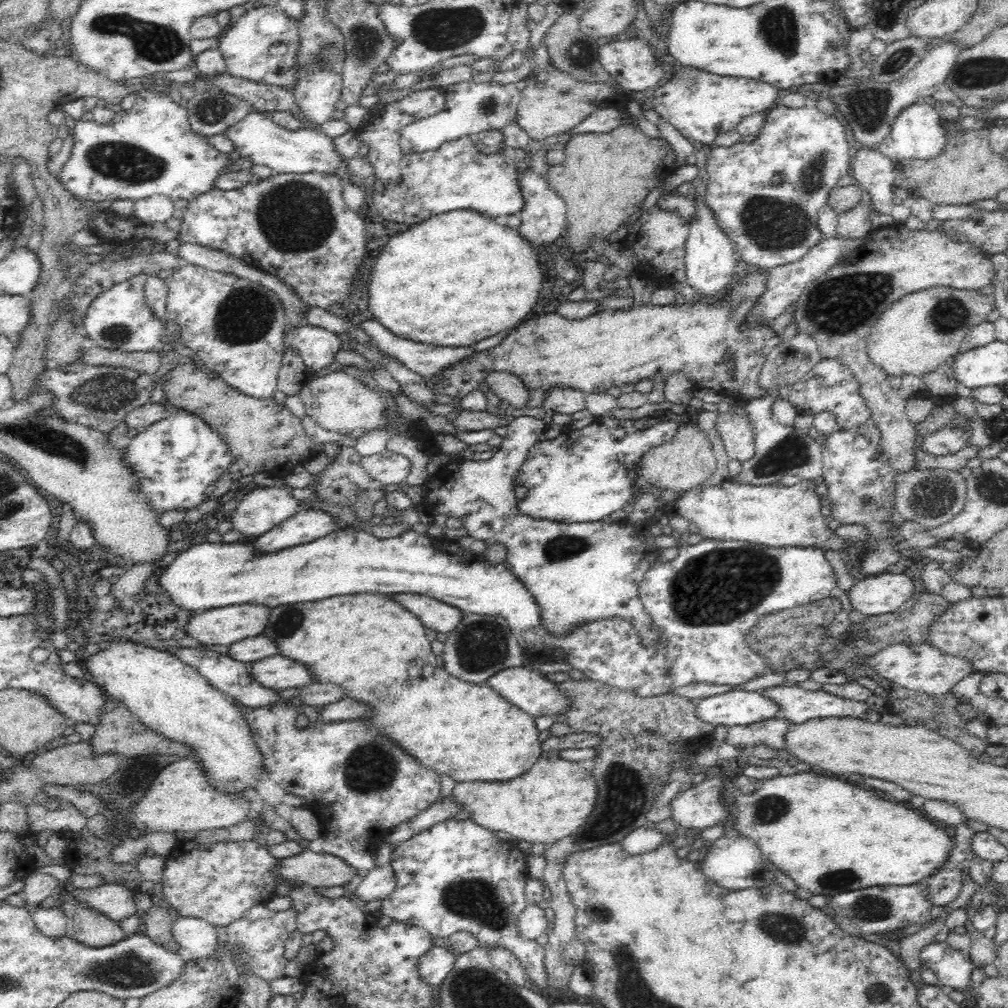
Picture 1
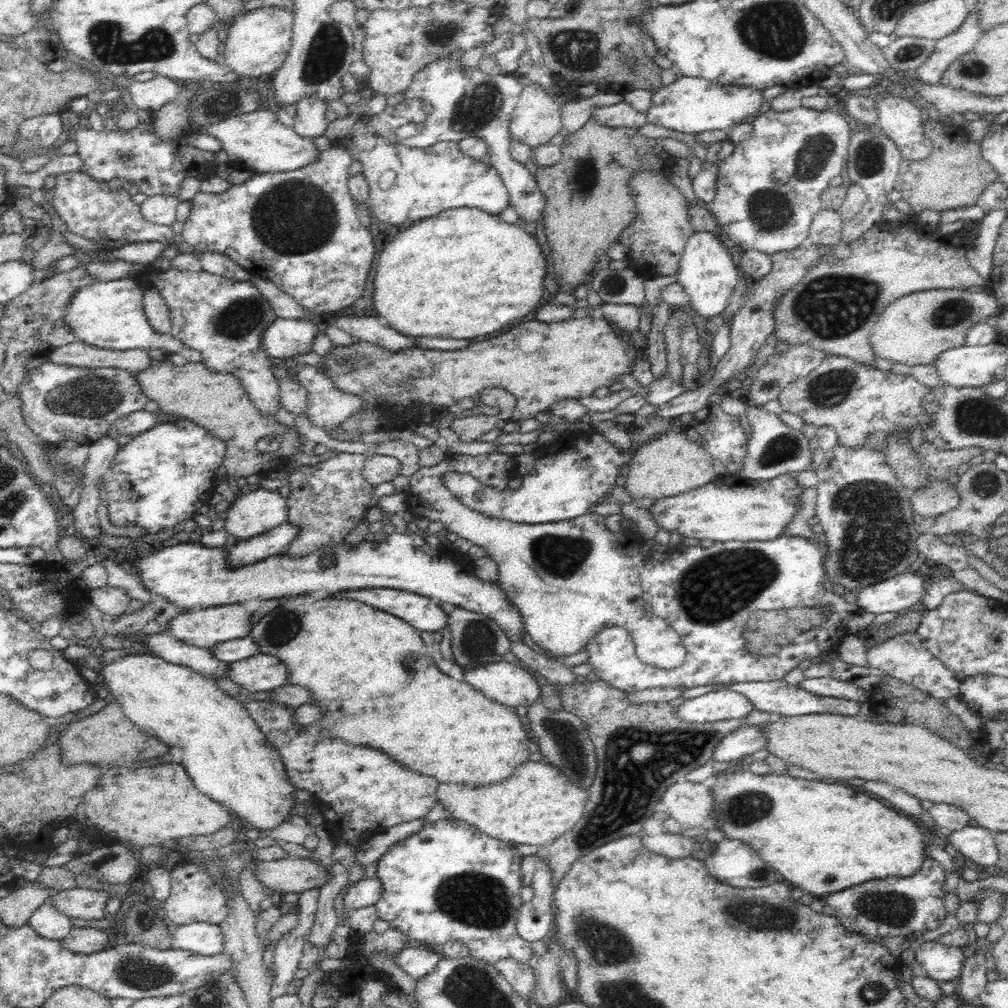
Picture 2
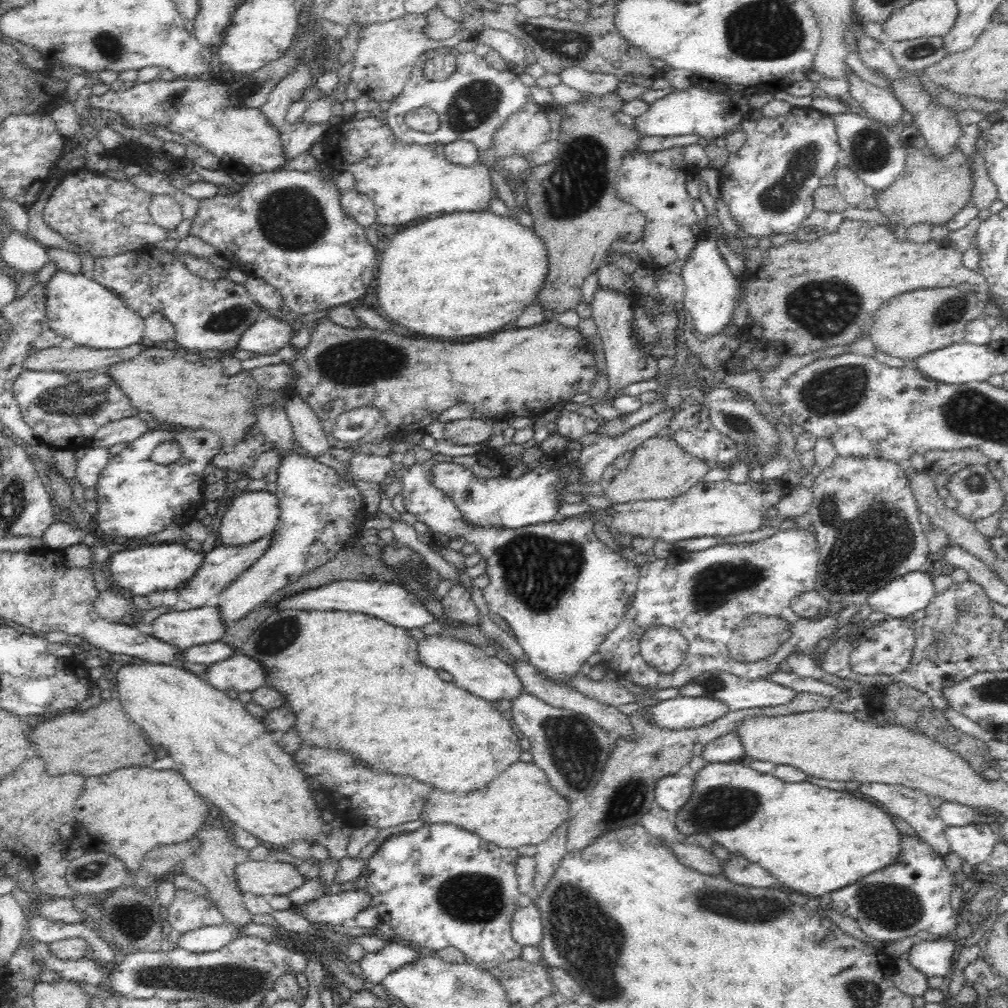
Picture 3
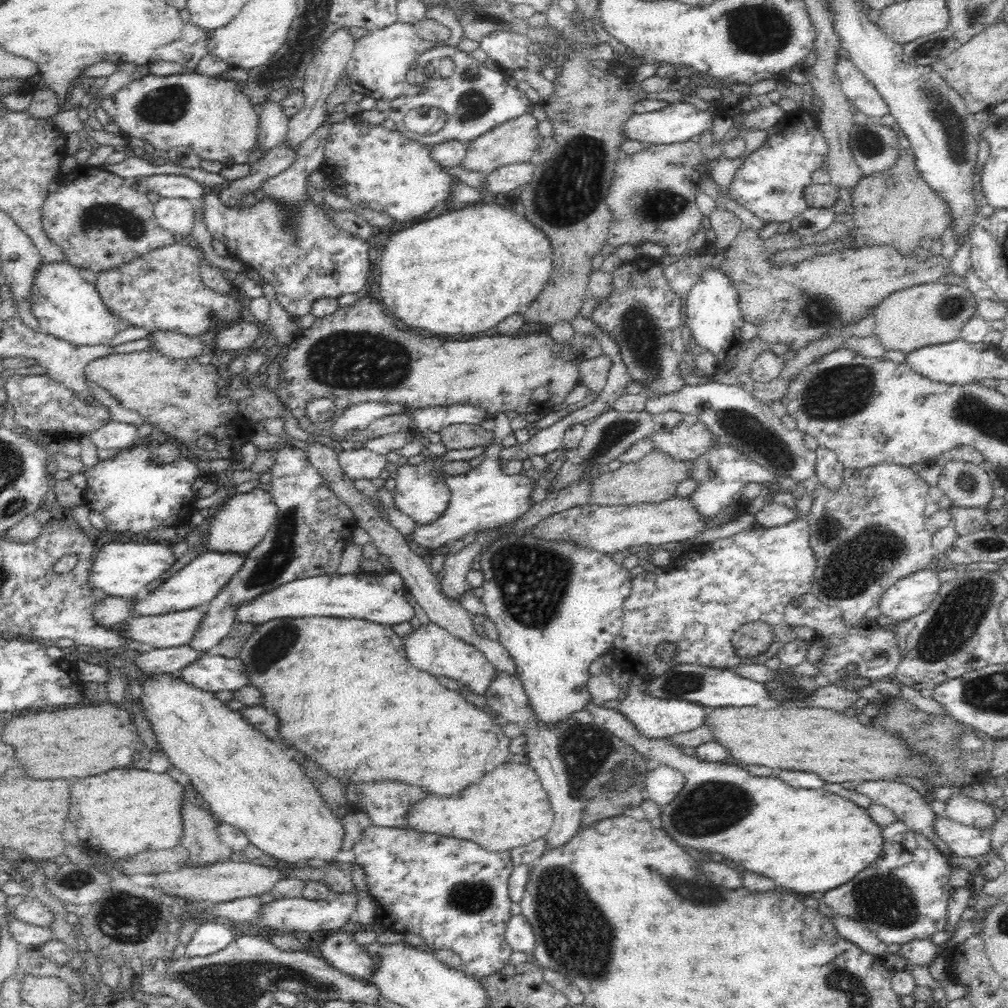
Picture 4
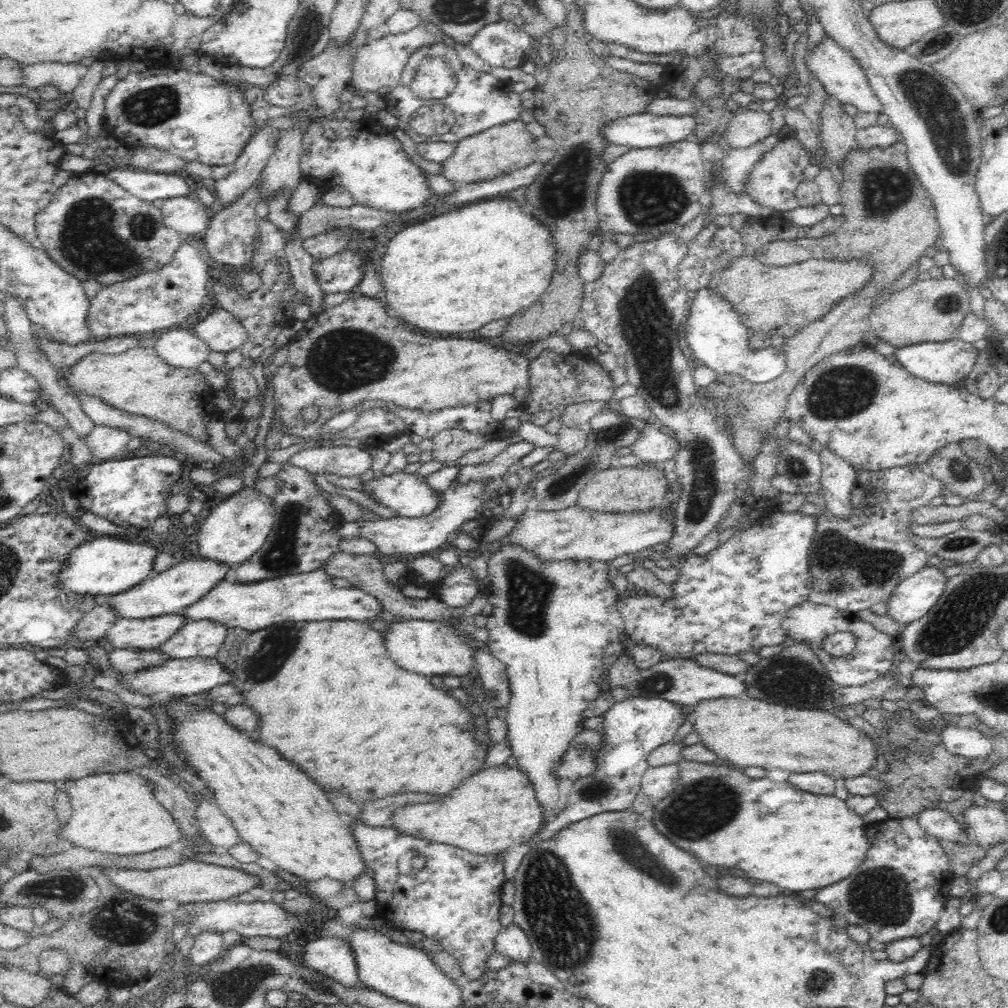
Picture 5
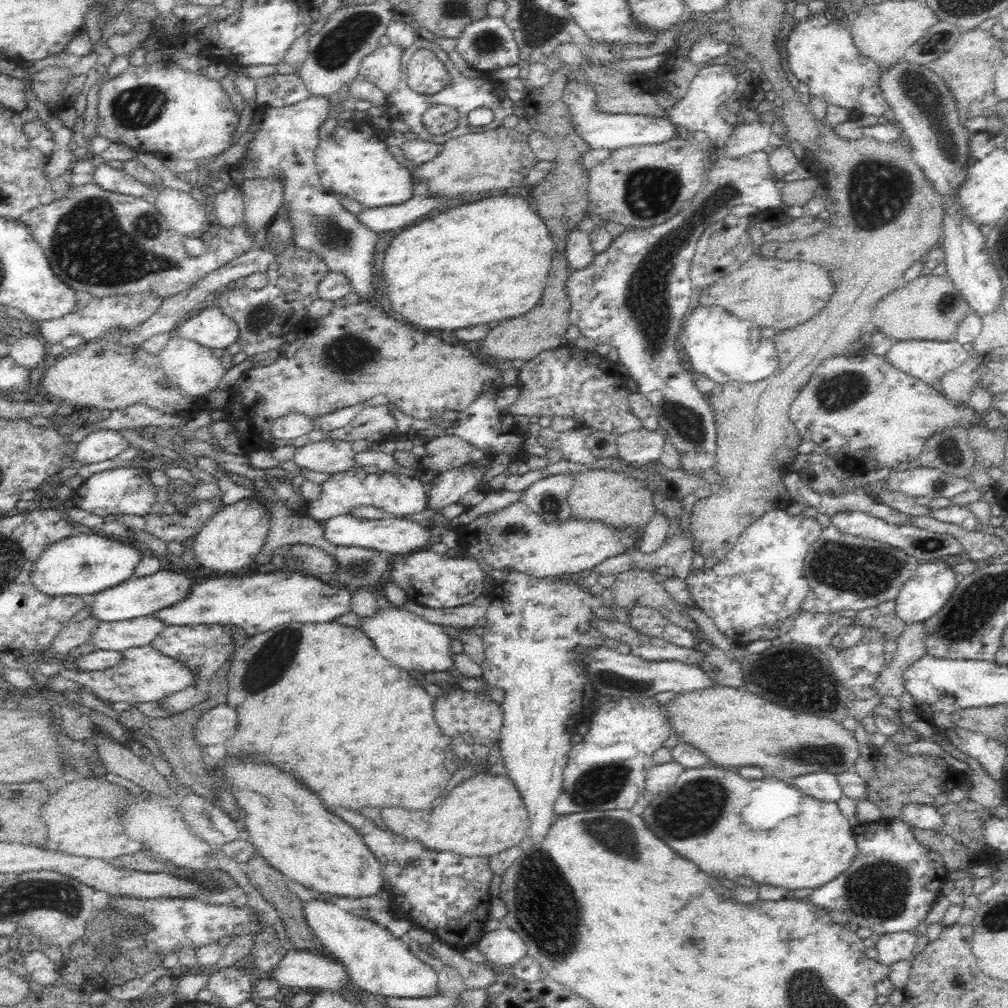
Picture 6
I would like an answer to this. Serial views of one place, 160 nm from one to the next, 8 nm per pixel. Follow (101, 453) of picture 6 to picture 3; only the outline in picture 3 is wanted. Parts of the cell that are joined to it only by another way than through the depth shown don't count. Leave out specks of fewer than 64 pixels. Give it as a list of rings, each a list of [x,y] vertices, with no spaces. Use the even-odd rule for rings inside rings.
[[[128,416],[114,420],[114,422],[108,422],[94,433],[90,446],[110,448],[110,446],[120,444],[120,442],[128,444],[149,431],[146,424],[146,421],[142,421],[137,416]]]

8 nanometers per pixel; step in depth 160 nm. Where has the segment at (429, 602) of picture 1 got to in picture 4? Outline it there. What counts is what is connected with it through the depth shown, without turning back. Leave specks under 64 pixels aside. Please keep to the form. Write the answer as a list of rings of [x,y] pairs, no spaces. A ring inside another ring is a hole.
[[[337,572],[312,576],[312,578],[294,580],[290,584],[282,584],[270,592],[264,592],[262,596],[254,598],[248,604],[240,604],[236,610],[235,620],[238,623],[259,625],[276,618],[333,616],[367,620],[391,627],[394,624],[408,622],[412,616],[415,616],[414,609],[405,598],[405,586],[403,579],[395,572],[385,576],[356,573],[341,576]]]

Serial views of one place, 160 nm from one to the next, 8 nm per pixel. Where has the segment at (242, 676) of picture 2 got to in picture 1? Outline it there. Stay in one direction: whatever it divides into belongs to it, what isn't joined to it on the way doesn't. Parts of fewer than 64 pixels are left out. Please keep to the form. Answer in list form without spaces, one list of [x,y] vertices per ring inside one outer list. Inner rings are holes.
[[[280,653],[251,662],[250,671],[256,682],[278,691],[298,688],[315,681],[307,666]]]

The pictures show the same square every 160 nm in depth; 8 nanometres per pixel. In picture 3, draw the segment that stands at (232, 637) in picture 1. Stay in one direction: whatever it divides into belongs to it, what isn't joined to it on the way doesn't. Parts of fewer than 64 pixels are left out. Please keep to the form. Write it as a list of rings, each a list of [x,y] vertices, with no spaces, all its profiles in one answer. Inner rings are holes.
[[[208,606],[166,612],[151,624],[152,637],[180,650],[221,641],[229,627],[222,622],[220,610]]]

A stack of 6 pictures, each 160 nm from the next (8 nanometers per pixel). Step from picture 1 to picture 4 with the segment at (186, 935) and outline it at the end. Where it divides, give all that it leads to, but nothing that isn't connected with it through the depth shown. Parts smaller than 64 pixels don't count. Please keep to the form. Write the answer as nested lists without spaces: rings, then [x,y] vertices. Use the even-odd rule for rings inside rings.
[[[210,919],[196,929],[194,936],[185,945],[185,954],[190,958],[210,956],[226,948],[235,938],[236,933],[229,923]]]

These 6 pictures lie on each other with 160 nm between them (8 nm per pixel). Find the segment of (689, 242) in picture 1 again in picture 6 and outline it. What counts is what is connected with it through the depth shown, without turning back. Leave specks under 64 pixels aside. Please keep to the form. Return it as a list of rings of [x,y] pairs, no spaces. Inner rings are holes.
[[[718,306],[695,308],[688,320],[684,322],[678,338],[681,354],[692,372],[696,376],[707,377],[715,384],[755,384],[772,376],[779,363],[779,353],[772,338],[761,335],[757,326],[754,326],[749,320],[742,320]]]

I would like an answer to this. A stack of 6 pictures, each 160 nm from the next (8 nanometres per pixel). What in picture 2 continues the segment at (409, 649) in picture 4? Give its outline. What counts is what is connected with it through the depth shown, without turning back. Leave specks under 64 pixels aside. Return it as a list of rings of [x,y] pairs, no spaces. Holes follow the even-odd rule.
[[[507,661],[487,662],[483,665],[476,665],[473,667],[467,666],[463,668],[464,680],[473,686],[476,690],[479,690],[482,694],[485,694],[490,700],[502,704],[506,707],[518,707],[532,706],[536,699],[540,699],[540,687],[538,683],[528,671],[512,665]]]

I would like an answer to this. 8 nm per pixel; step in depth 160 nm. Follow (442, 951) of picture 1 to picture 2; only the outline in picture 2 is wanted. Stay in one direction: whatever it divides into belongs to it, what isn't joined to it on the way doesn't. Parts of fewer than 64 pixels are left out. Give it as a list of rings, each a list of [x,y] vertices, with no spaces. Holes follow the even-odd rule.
[[[406,947],[401,953],[395,954],[394,964],[398,964],[402,970],[405,970],[415,980],[423,979],[442,959],[440,955],[428,949],[416,947]]]

